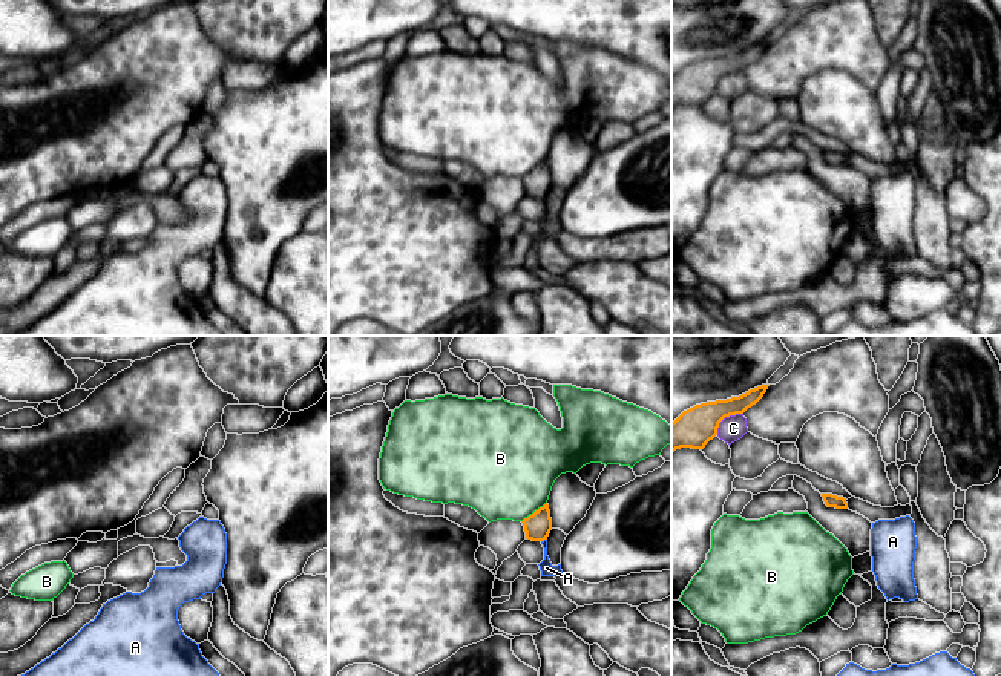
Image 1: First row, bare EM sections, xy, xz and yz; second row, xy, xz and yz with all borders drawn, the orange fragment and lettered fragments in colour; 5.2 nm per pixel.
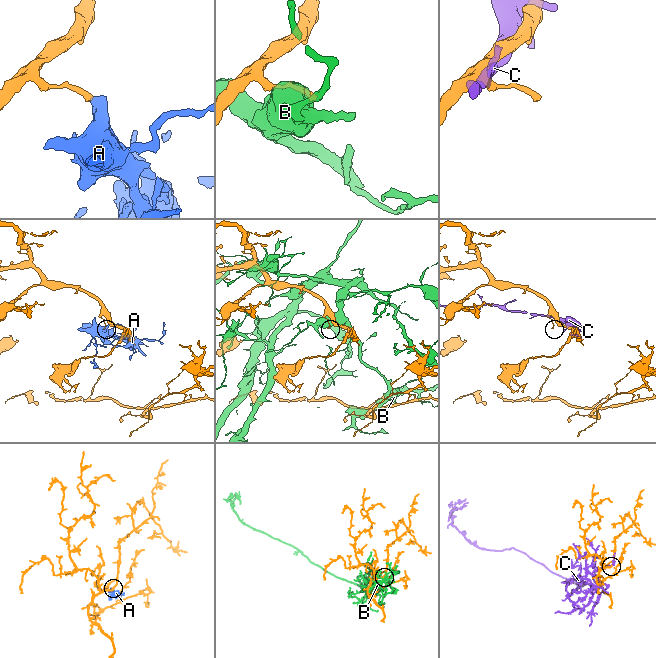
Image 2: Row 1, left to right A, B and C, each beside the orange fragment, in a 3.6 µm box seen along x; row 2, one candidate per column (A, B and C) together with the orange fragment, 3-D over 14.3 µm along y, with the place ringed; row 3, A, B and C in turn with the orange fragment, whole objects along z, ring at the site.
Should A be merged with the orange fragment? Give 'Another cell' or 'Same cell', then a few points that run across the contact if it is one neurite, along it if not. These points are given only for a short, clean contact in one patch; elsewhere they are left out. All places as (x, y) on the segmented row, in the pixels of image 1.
Another cell. Line: xz (546, 538), (541, 541)

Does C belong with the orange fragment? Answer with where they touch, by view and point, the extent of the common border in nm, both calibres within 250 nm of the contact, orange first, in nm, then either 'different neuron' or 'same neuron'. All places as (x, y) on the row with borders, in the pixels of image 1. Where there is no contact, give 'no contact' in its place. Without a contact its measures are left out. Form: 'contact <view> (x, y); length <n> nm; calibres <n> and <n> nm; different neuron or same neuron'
contact yz (725, 416); length 180 nm; calibres 200 and 140 nm; different neuron

